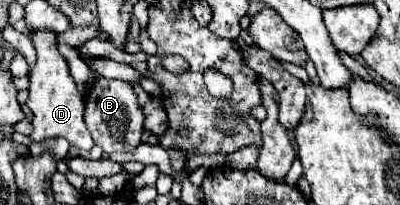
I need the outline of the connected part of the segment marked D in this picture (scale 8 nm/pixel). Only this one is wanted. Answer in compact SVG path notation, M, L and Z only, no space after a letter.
M41 29L35 31L33 35L33 47L37 51L37 63L29 75L29 99L27 107L33 111L33 131L31 131L31 141L43 141L51 137L65 137L73 147L89 151L93 147L93 139L89 137L89 131L85 127L83 119L83 97L69 75L69 67L65 57L57 51L57 39L53 31Z

